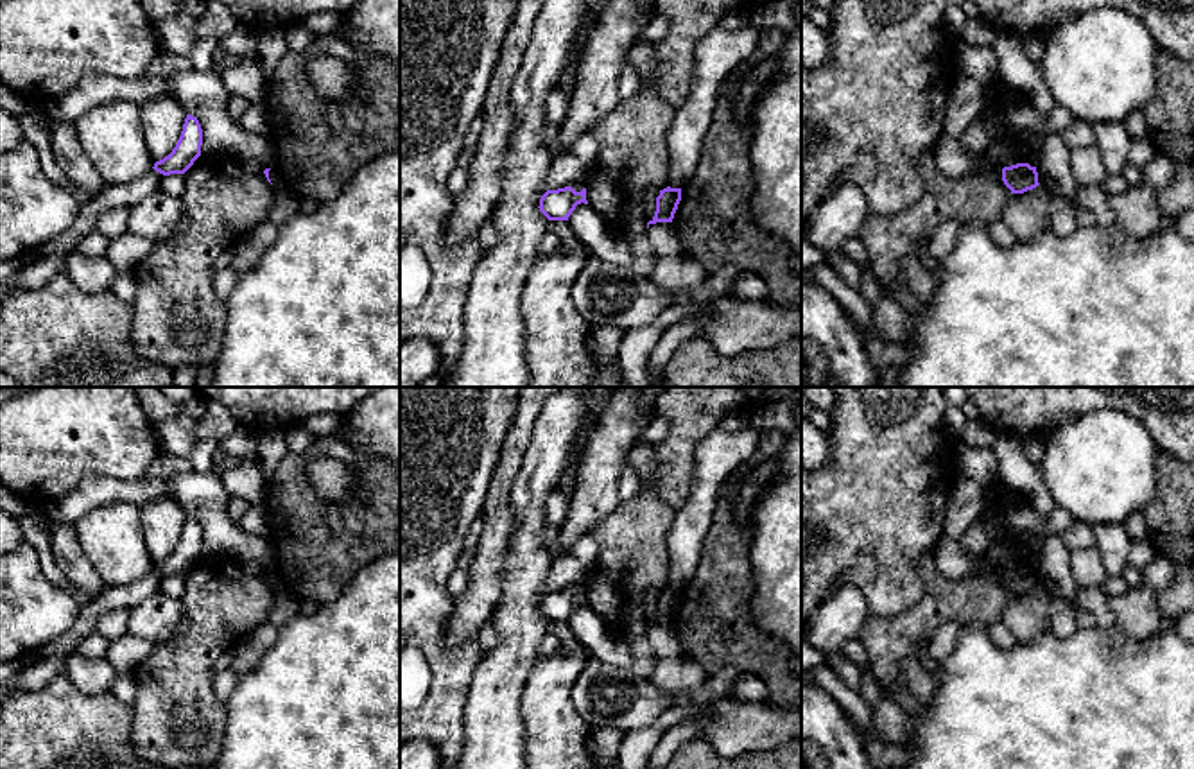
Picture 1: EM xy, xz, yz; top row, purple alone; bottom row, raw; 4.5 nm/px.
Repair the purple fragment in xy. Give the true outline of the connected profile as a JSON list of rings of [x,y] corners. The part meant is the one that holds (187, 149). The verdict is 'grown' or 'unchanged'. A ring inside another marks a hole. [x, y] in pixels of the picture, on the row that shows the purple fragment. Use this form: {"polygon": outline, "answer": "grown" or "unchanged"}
{"polygon": [[[186,115],[181,136],[169,156],[154,163],[154,170],[170,176],[185,174],[201,156],[203,129],[195,117]]], "answer": "unchanged"}

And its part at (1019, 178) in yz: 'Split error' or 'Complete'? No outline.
Complete

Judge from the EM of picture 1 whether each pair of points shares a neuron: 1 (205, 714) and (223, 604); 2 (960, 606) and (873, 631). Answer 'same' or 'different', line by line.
1: same
2: same

